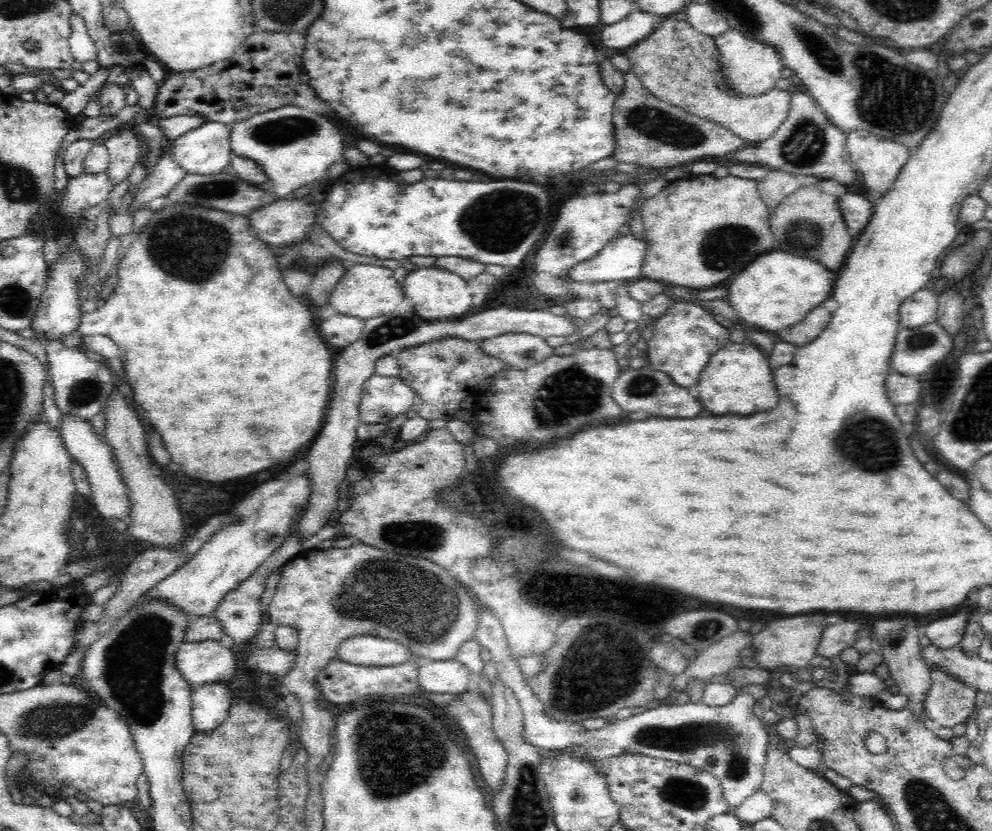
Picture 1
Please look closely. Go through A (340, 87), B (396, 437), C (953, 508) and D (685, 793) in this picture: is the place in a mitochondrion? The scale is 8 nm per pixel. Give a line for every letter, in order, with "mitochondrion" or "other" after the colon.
A: other
B: other
C: other
D: mitochondrion

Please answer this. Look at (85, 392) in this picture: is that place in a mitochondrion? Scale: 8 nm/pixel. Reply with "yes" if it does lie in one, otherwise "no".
yes

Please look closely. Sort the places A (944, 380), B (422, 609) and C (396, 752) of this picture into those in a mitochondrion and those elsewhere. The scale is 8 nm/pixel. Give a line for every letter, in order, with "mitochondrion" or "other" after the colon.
A: other
B: mitochondrion
C: mitochondrion

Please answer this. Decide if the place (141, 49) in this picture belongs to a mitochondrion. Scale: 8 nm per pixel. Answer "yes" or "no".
no

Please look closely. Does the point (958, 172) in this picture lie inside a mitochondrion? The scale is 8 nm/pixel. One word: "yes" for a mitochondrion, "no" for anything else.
no

